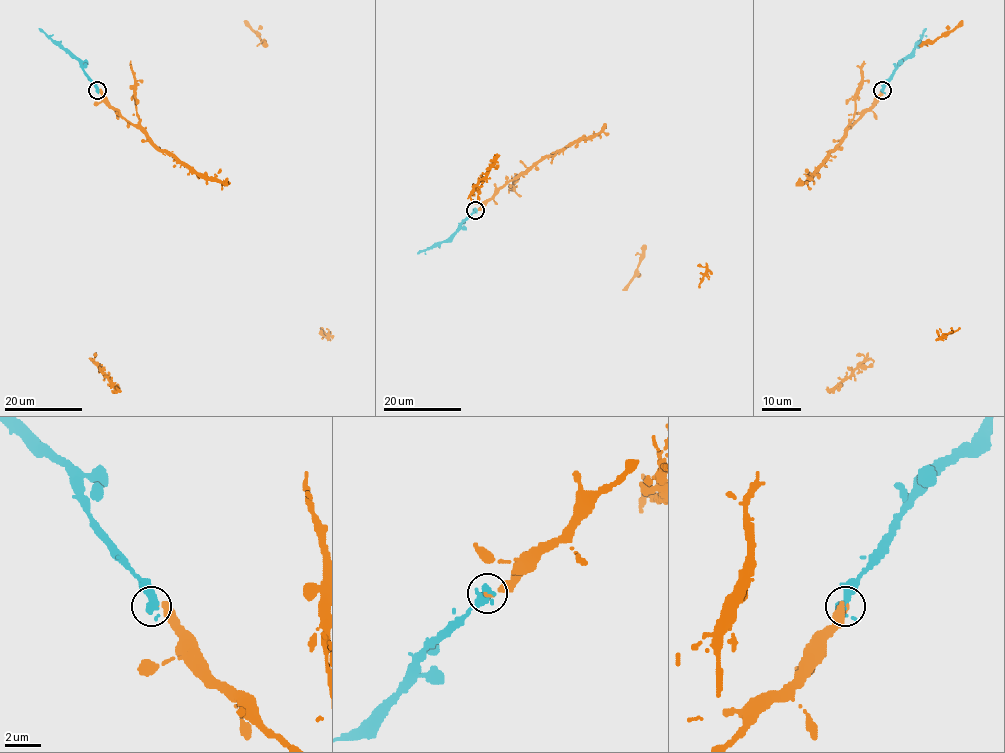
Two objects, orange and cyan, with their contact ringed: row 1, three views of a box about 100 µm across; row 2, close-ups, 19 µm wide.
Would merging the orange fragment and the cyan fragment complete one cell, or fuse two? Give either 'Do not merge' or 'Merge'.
Merge

